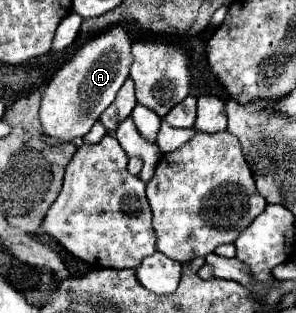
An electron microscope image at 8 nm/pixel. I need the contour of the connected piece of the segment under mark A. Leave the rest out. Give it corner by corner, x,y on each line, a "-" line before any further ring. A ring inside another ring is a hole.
111,27
105,33
99,33
95,39
87,41
43,89
39,111
43,133
63,143
71,143
73,139
87,135
129,77
131,63
131,39
123,27

